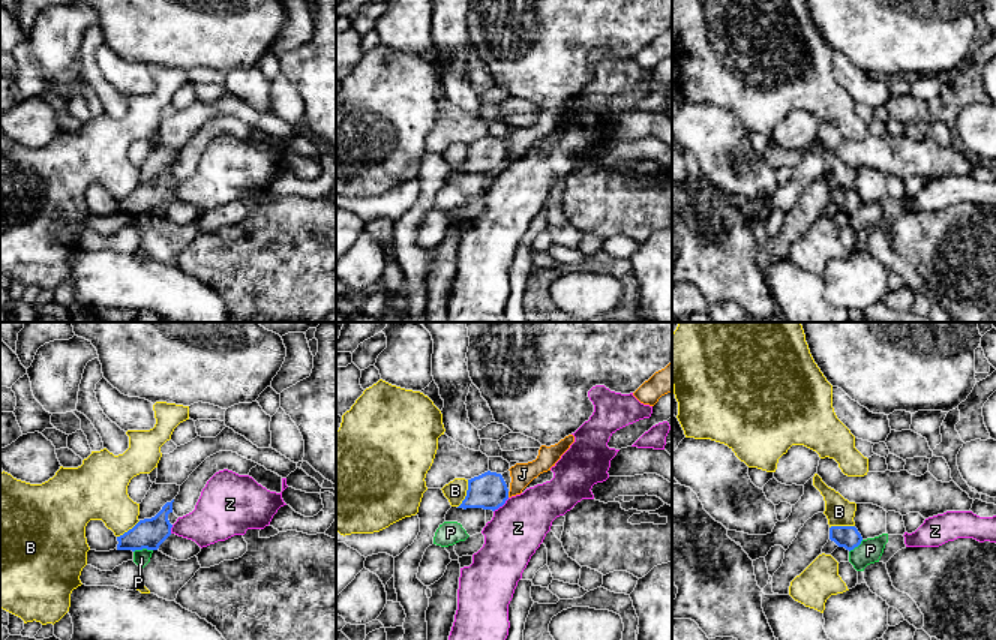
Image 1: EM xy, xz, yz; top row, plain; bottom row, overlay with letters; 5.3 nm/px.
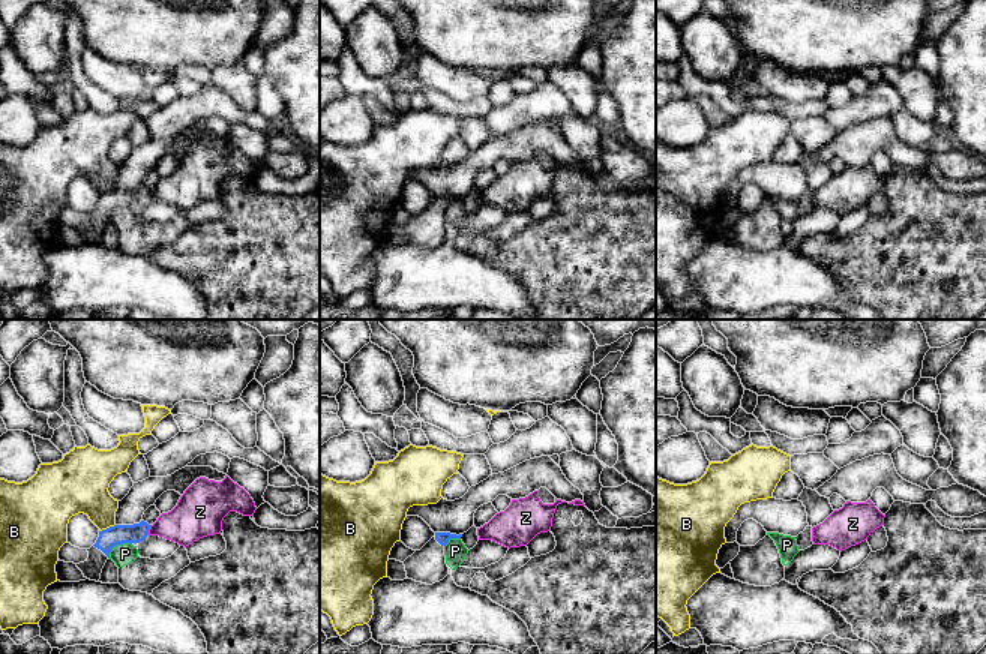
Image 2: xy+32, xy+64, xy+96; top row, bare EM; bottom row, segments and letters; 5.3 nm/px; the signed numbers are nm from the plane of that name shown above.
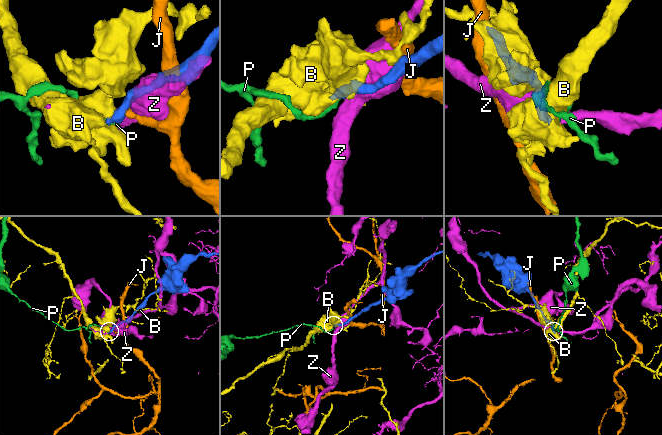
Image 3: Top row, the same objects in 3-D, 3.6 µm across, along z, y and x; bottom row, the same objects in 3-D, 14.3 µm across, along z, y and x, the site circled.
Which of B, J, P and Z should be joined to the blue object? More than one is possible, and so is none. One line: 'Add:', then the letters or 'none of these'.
Add: none of these

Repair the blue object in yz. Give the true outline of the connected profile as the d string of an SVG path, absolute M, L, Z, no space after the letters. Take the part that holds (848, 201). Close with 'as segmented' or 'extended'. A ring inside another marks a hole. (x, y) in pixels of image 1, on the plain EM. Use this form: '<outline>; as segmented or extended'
M831 190L830 204L850 216L861 208L862 201L855 190Z; as segmented

